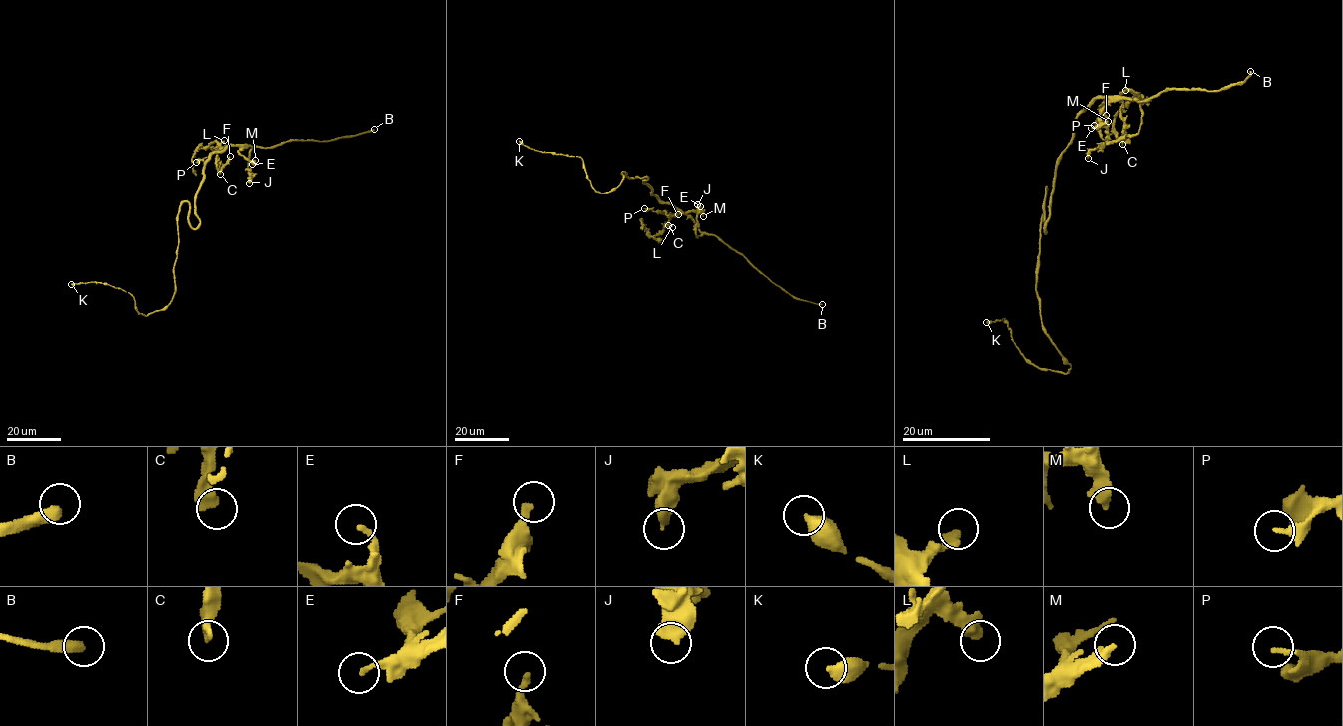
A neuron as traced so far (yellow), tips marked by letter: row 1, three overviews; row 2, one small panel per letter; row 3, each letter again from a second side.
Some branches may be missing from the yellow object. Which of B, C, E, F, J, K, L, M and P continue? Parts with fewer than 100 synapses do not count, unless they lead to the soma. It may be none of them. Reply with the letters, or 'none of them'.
B

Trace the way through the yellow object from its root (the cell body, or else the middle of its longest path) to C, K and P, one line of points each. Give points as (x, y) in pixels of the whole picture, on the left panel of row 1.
C: (197, 226), (199, 218), (195, 198), (203, 177), (205, 162), (228, 145), (217, 148), (220, 174)
K: (197, 226), (184, 201), (175, 294), (160, 310), (140, 313), (128, 292), (108, 284), (71, 284)
P: (197, 226), (199, 218), (195, 198), (203, 177), (205, 162), (228, 145), (196, 162)

